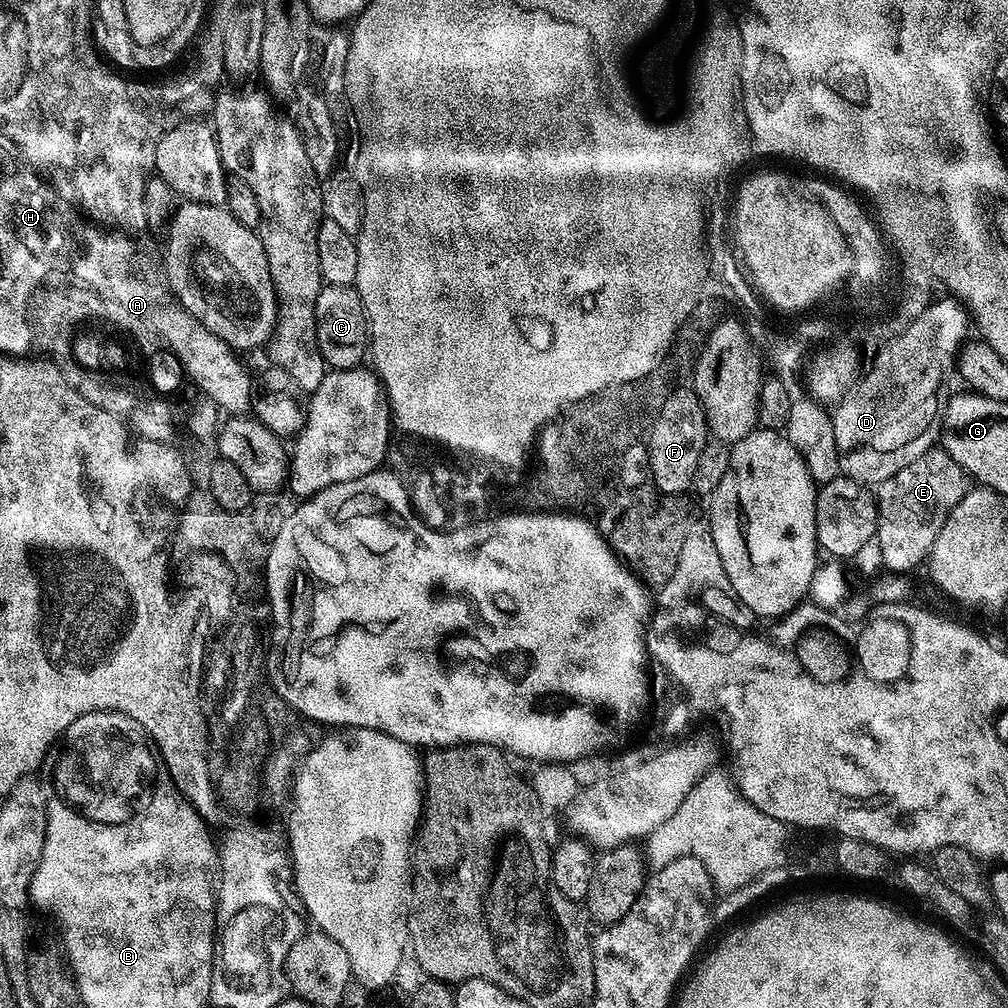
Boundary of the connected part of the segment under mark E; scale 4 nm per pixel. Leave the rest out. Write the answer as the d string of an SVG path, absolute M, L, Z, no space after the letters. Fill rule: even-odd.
M933 446L914 462L905 466L892 478L886 479L875 489L876 509L878 510L878 522L876 523L876 538L874 548L880 551L880 560L885 564L887 571L892 574L908 574L911 568L922 565L929 559L932 553L932 544L938 538L946 518L960 502L965 493L966 473L943 447Z

